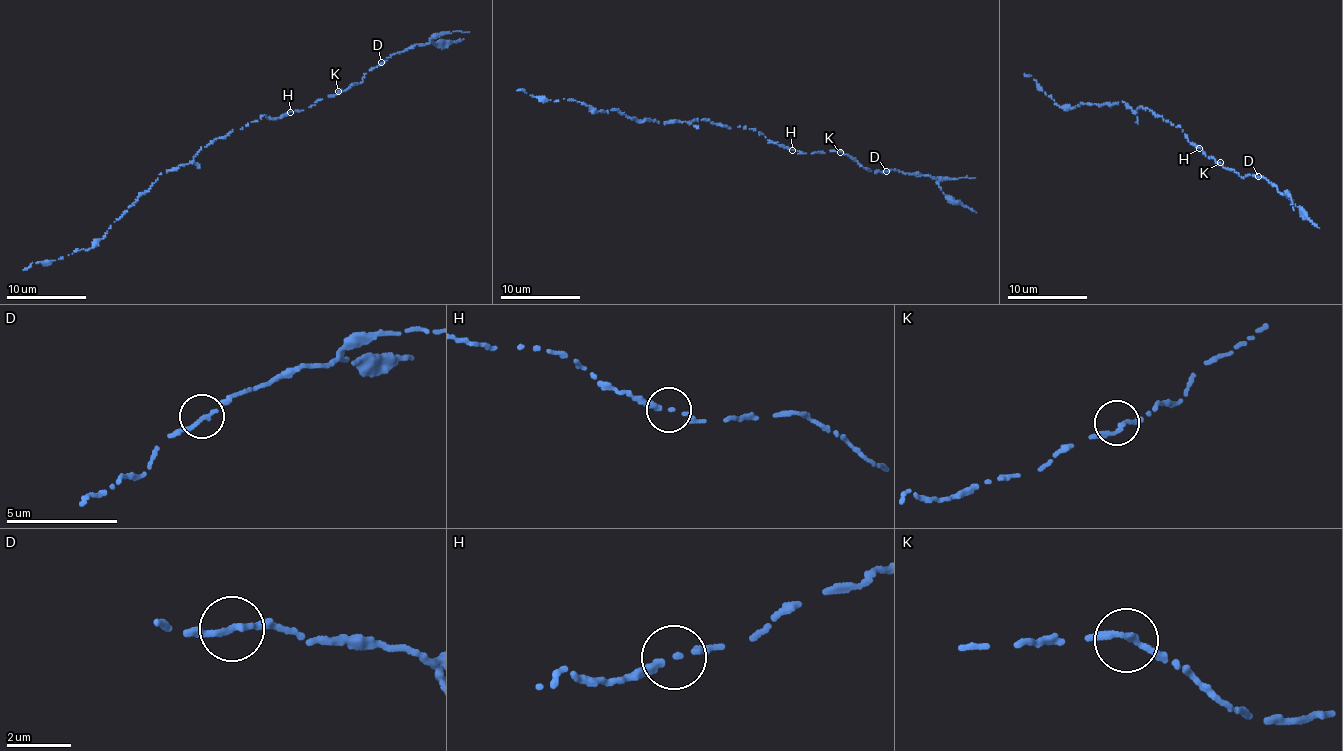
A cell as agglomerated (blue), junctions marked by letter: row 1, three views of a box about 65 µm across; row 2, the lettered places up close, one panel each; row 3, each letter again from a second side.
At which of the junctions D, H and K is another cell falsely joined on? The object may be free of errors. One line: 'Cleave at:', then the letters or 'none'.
Cleave at: none

